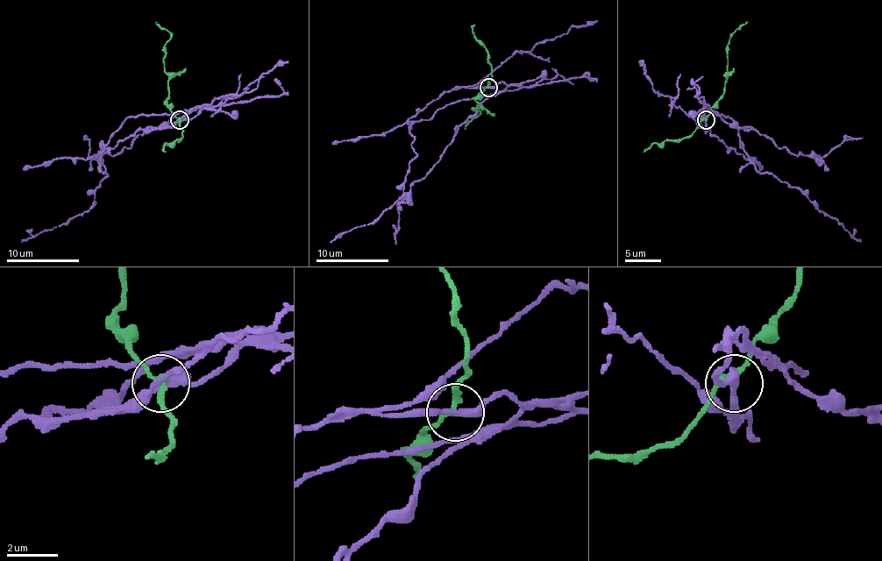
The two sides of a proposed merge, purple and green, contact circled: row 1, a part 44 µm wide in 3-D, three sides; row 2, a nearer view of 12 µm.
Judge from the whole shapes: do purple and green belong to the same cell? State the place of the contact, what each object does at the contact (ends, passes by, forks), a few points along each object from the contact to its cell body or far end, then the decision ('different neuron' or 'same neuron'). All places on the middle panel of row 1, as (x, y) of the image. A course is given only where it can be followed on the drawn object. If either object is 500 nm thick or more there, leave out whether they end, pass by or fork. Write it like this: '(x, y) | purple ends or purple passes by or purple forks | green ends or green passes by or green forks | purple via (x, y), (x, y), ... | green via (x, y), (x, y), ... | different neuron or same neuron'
(488, 87) | purple passes by | green passes by | purple via (487, 87), (508, 87), (416, 121), (402, 195), (330, 242) | green via (487, 87), (480, 92), (477, 109), (473, 109), (479, 112), (465, 128) | different neuron

